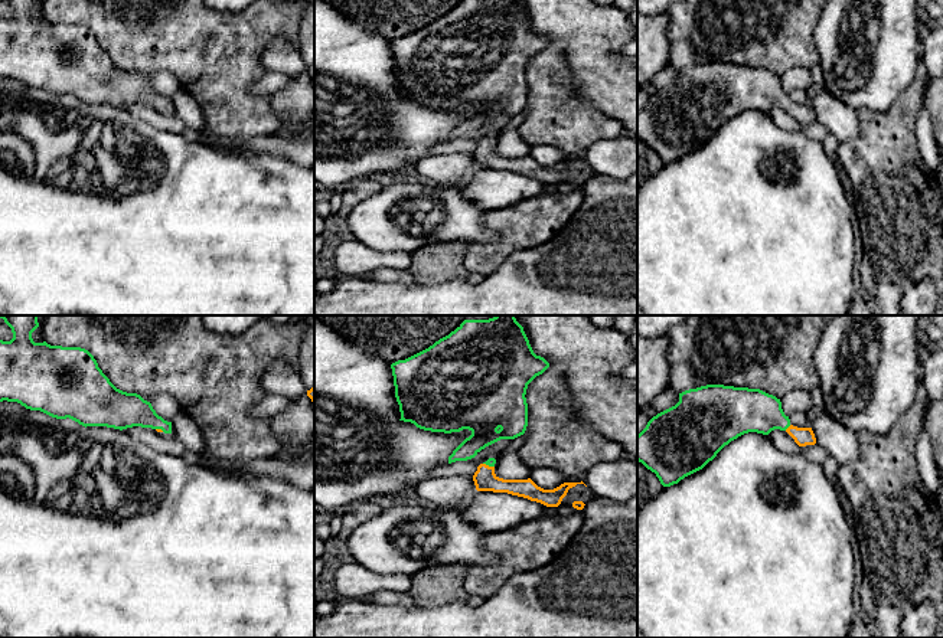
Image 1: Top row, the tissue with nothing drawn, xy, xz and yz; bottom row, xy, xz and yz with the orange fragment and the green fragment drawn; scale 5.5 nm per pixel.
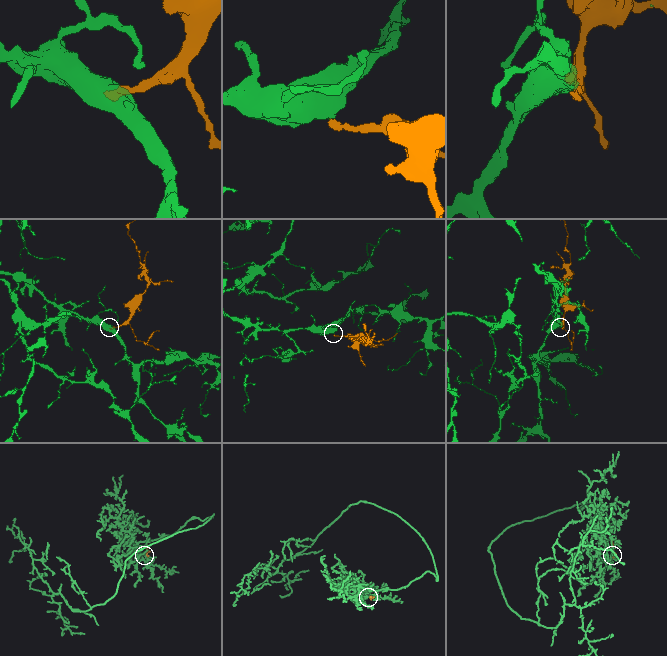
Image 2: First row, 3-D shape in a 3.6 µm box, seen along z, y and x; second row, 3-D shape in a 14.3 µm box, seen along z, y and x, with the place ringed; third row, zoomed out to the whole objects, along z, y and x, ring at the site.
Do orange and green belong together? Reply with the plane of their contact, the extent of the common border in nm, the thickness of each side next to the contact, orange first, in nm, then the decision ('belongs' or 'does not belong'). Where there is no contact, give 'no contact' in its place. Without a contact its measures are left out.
yz | 50 nm | 100/240 nm | belongs

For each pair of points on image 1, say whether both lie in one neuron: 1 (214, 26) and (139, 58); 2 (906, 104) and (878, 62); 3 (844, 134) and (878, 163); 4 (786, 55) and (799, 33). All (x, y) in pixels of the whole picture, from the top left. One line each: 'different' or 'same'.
1: same
2: different
3: different
4: same

